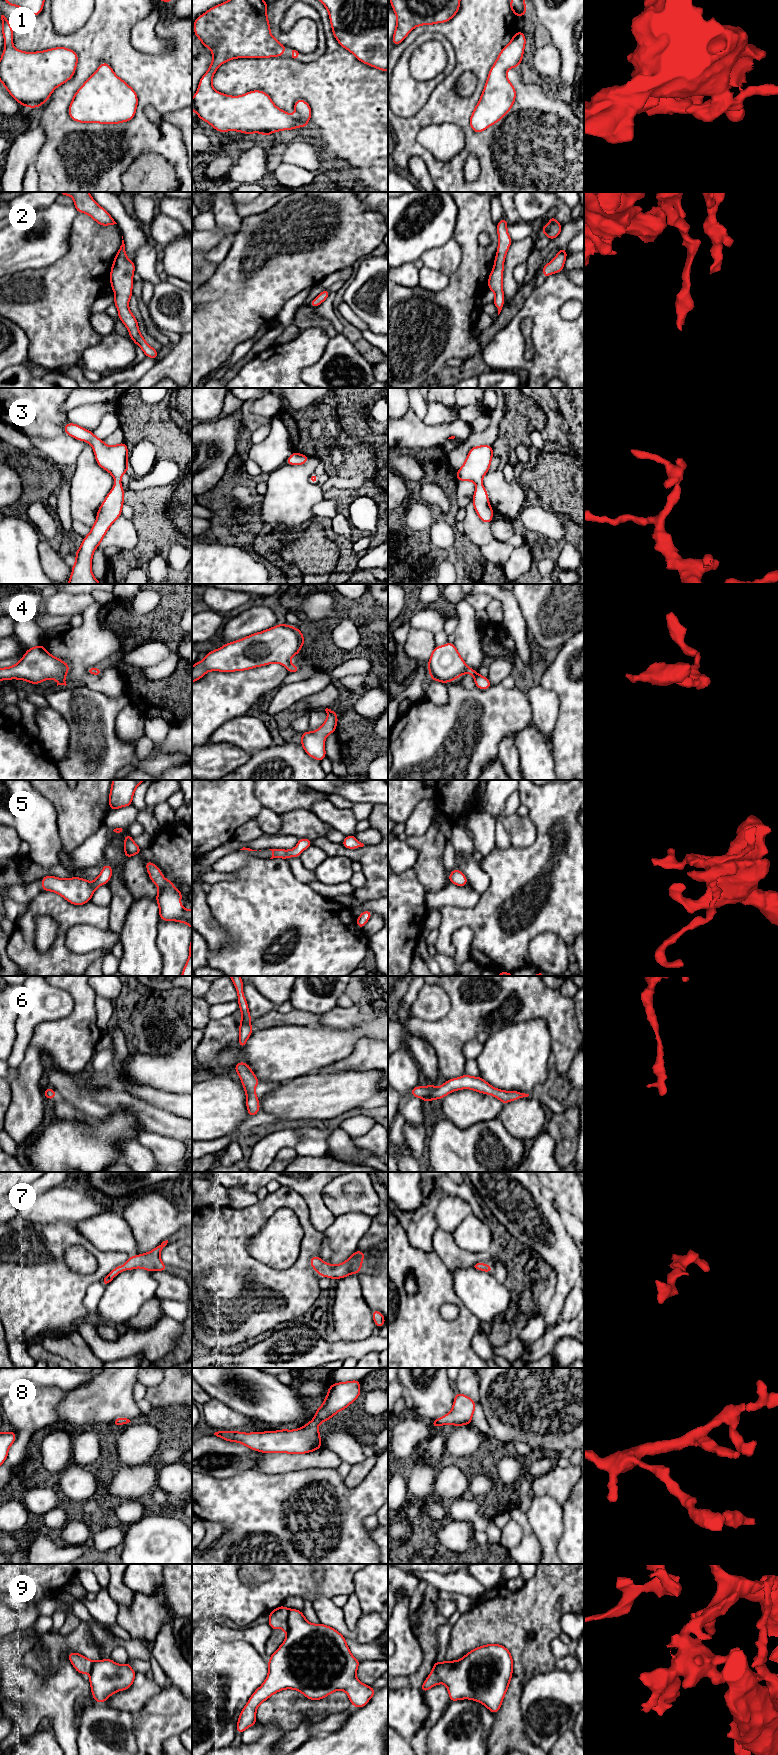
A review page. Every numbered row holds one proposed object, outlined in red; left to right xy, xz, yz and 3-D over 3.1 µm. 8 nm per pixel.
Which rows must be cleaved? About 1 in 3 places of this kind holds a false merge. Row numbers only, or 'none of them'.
9

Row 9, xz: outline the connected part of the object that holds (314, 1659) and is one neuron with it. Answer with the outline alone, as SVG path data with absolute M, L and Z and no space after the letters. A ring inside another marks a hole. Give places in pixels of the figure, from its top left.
M289 1609L286 1639L270 1656L267 1678L241 1710L236 1733L241 1734L255 1725L258 1706L273 1694L285 1689L297 1690L310 1700L322 1700L331 1693L342 1690L347 1693L352 1706L364 1707L377 1690L357 1679L356 1671L359 1664L360 1661L351 1654L345 1637L341 1633L321 1623L312 1624L306 1620L303 1612Z

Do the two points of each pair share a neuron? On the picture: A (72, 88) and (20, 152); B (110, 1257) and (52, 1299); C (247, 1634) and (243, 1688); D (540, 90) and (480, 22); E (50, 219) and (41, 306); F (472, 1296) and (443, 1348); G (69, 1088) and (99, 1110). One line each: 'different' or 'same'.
A: different
B: same
C: different
D: same
E: different
F: different
G: same

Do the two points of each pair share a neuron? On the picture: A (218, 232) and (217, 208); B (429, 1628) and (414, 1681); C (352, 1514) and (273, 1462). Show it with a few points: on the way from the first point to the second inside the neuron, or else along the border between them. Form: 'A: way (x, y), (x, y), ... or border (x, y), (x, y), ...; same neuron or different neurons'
A: border (217, 225), (229, 232), (237, 231); different neurons
B: way (429, 1641), (429, 1660), (426, 1668); same neuron
C: border (310, 1467), (276, 1474), (264, 1474); different neurons

